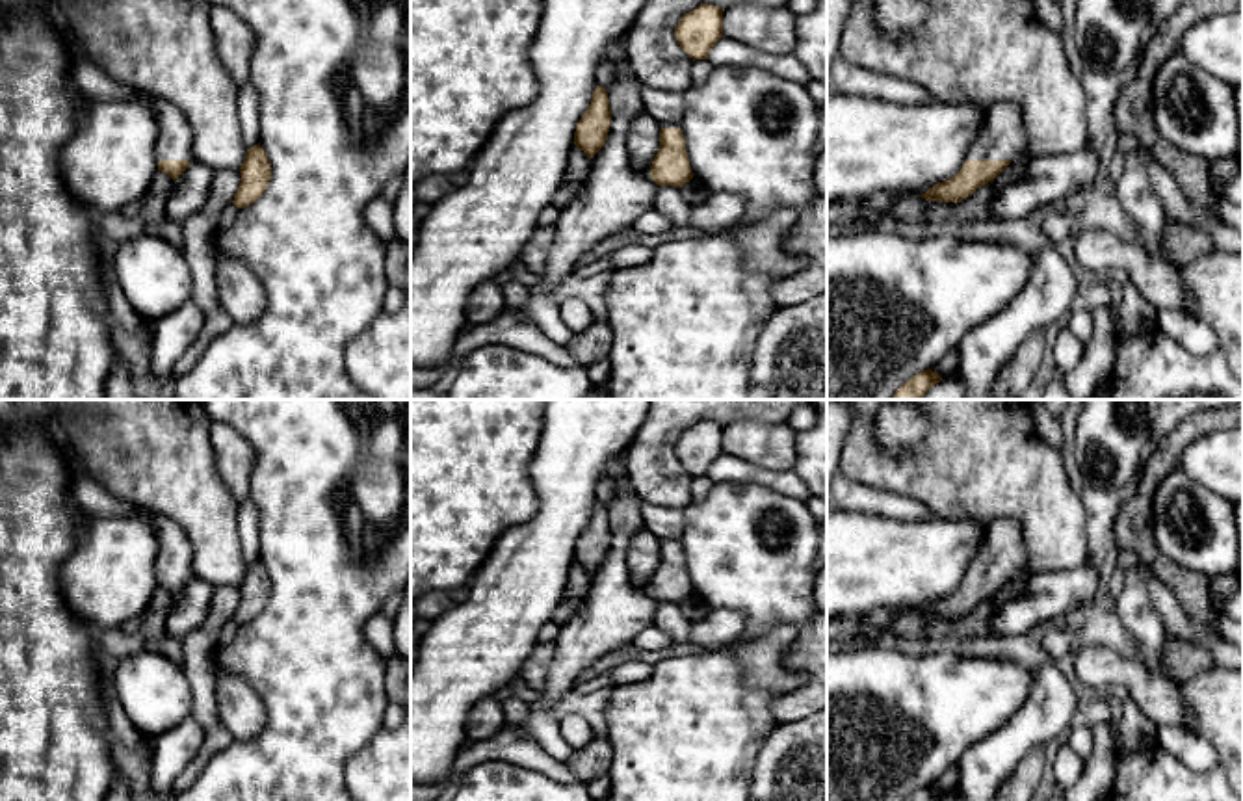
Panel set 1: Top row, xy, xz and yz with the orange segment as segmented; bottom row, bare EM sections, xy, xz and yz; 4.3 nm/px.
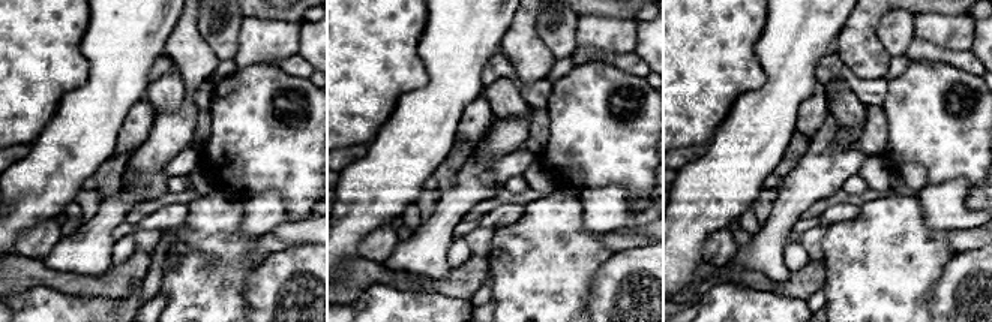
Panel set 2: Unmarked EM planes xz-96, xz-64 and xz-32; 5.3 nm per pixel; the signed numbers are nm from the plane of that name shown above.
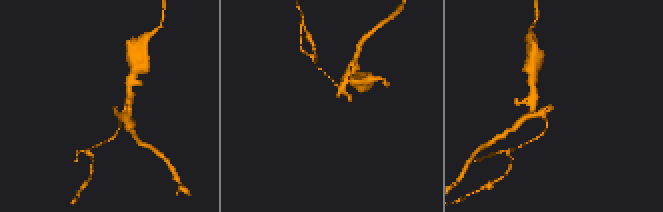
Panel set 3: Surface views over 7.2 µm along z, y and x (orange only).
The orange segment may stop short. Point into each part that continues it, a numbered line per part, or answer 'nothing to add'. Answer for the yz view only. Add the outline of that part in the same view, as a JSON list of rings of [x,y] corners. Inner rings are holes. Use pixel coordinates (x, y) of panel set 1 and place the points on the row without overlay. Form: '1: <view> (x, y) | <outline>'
1: yz (1004, 552) | [[[1000,517],[987,528],[987,539],[968,576],[1018,576],[1026,571],[1027,548],[1020,524],[1011,517]]]

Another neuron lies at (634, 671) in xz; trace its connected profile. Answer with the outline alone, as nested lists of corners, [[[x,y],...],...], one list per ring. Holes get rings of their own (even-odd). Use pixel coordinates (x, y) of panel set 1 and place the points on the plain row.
[[[639,660],[621,663],[609,673],[611,688],[630,684],[630,682],[641,682],[641,680],[648,678],[652,675],[652,671],[654,671],[654,665],[643,663]]]

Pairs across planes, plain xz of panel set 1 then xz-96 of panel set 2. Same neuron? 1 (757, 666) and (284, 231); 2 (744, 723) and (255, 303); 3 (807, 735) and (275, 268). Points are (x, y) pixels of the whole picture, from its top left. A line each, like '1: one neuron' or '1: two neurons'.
1: two neurons
2: two neurons
3: one neuron

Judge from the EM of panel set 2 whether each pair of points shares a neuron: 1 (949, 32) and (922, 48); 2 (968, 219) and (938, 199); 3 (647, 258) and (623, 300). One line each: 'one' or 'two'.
1: two
2: one
3: one

